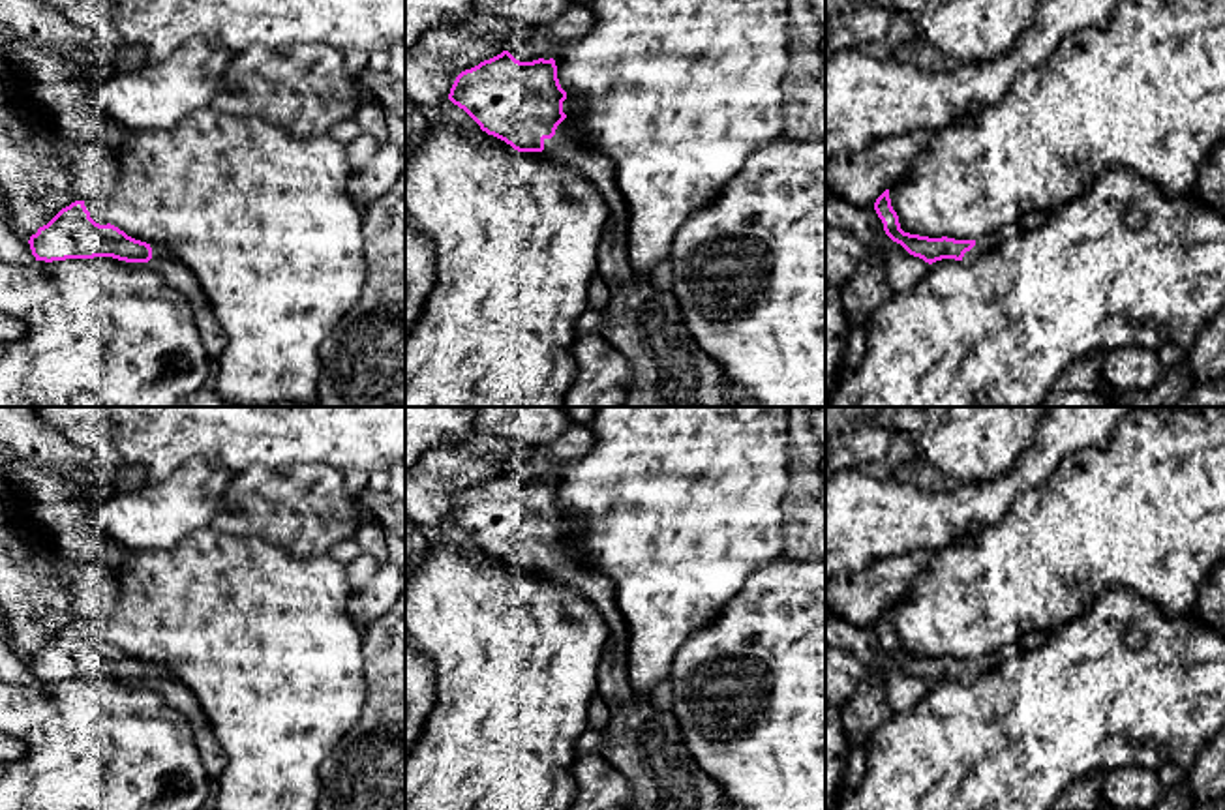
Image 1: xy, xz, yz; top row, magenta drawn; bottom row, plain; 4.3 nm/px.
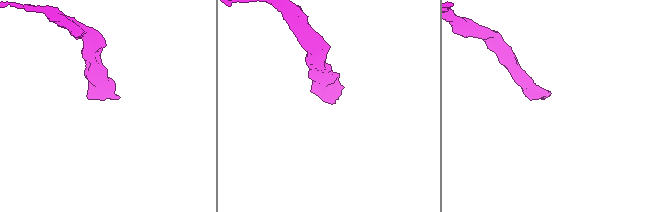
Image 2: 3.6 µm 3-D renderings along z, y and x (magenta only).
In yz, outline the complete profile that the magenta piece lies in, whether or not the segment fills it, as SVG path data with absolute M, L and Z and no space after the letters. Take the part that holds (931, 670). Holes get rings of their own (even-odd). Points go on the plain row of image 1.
M885 609L874 622L874 630L884 643L885 654L900 664L910 675L923 679L932 684L942 679L955 679L972 682L981 673L998 666L998 654L987 654L981 660L955 660L955 658L929 658L910 654L900 649L899 636L891 626L889 609Z

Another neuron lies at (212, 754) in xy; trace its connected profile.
M176 679L156 681L165 701L176 709L191 726L201 761L210 778L218 778L227 765L227 754L218 742L214 729L197 698Z

